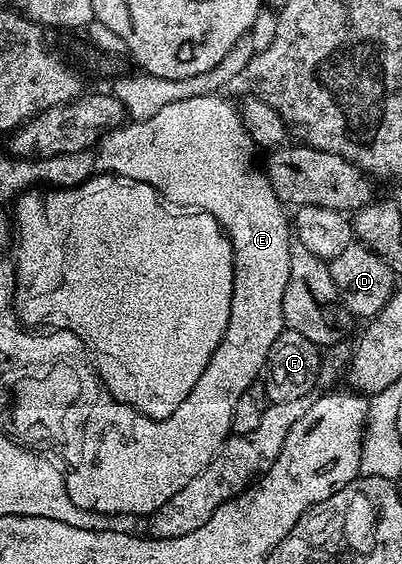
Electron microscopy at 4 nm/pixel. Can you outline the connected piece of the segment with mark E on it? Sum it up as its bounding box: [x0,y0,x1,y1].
[71,95,293,515]

